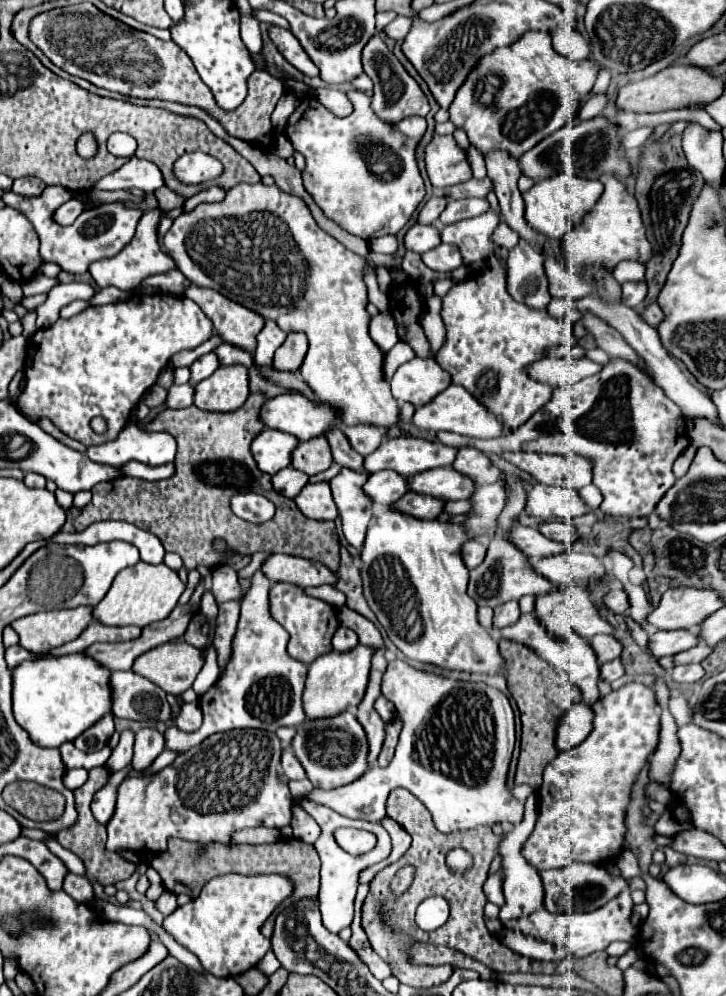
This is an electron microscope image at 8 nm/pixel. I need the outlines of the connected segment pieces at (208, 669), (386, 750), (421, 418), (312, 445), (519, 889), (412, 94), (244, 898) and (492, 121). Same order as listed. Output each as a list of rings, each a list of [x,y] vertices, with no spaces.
[[[214,644],[208,648],[208,654],[206,654],[206,662],[204,662],[204,668],[200,670],[200,674],[198,674],[198,678],[194,680],[194,692],[200,696],[200,694],[204,694],[204,690],[206,688],[210,688],[214,682],[216,682],[216,678],[218,678],[218,674],[220,674],[220,668],[218,668],[218,654],[216,654],[216,648],[214,648]]]
[[[399,718],[395,719],[397,720],[392,720],[392,722],[389,722],[386,726],[388,727],[385,730],[386,736],[377,760],[380,767],[388,766],[394,756],[395,748],[399,739],[399,734],[402,729],[401,720],[399,720]]]
[[[448,386],[442,394],[432,398],[426,406],[420,406],[414,412],[414,424],[420,430],[434,430],[434,432],[446,430],[462,436],[472,436],[472,438],[494,438],[494,436],[506,434],[506,430],[502,430],[498,420],[462,386]]]
[[[318,436],[318,438],[310,438],[306,442],[300,442],[294,448],[290,466],[296,470],[302,470],[308,476],[314,476],[318,472],[324,472],[330,464],[332,464],[330,446],[324,436]]]
[[[528,796],[528,800],[524,802],[524,818],[520,824],[512,826],[506,834],[504,840],[500,844],[500,854],[502,854],[502,868],[504,868],[504,896],[506,896],[506,904],[500,908],[500,920],[512,920],[512,918],[520,918],[520,916],[528,916],[532,912],[536,912],[542,902],[544,902],[544,888],[542,888],[542,880],[536,872],[536,868],[532,868],[520,854],[522,844],[526,842],[526,838],[530,836],[534,824],[536,824],[538,812],[536,812],[536,796]]]
[[[374,34],[374,38],[370,38],[370,42],[364,46],[364,50],[362,50],[362,64],[364,64],[364,72],[374,82],[372,110],[384,122],[394,124],[394,122],[400,122],[402,118],[412,116],[412,114],[418,114],[418,116],[426,116],[428,114],[430,106],[428,106],[428,100],[426,100],[422,88],[406,72],[406,68],[400,64],[400,60],[394,56],[394,52],[386,46],[386,42],[378,34]]]
[[[226,874],[212,878],[198,898],[178,906],[164,920],[164,928],[192,954],[198,956],[204,970],[232,978],[254,968],[270,950],[270,940],[262,936],[260,926],[274,912],[274,908],[292,892],[292,882],[278,874],[242,876]]]
[[[530,30],[530,34],[524,34],[518,42],[502,46],[494,50],[494,54],[486,54],[486,58],[478,60],[478,66],[470,70],[466,82],[458,88],[458,94],[450,104],[450,120],[466,130],[470,142],[482,154],[492,148],[500,148],[518,158],[578,114],[582,98],[586,98],[594,86],[596,72],[598,70],[590,60],[576,62],[564,54],[558,54],[552,48],[550,34]]]

